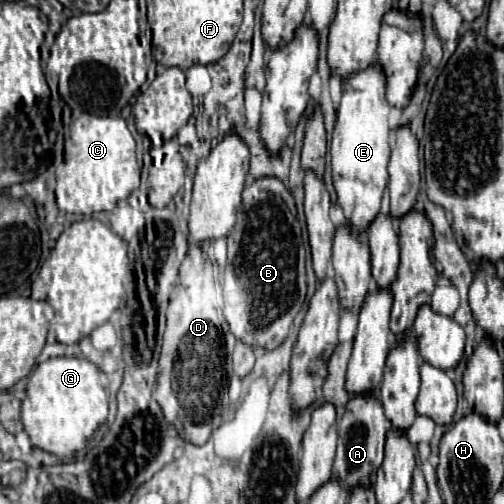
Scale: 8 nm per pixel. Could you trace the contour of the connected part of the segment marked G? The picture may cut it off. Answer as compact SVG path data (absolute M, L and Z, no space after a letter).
M51 357L35 367L27 383L21 421L31 443L59 457L83 449L101 421L107 419L107 389L101 385L101 371L95 363L81 357Z

